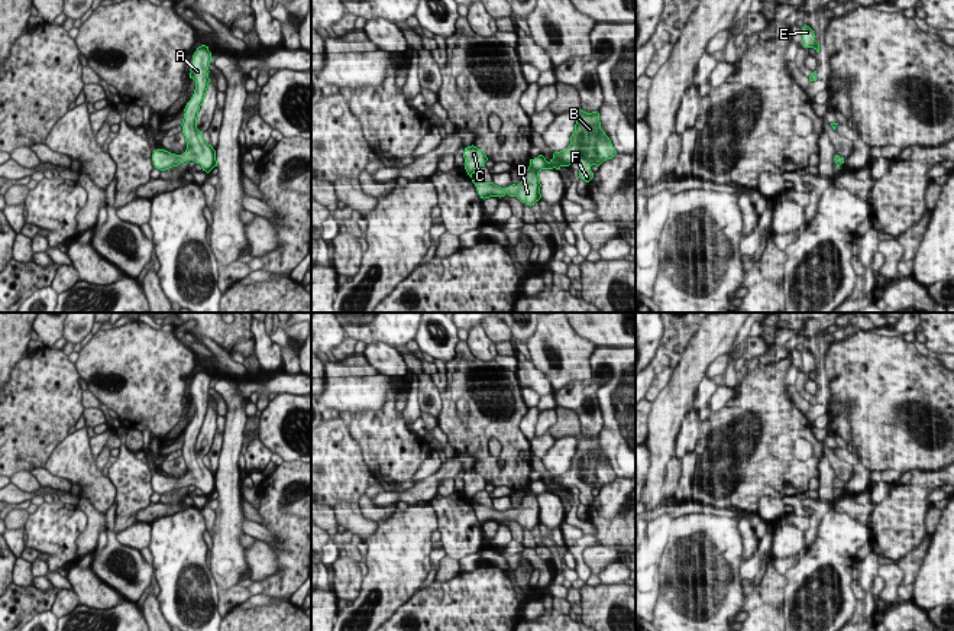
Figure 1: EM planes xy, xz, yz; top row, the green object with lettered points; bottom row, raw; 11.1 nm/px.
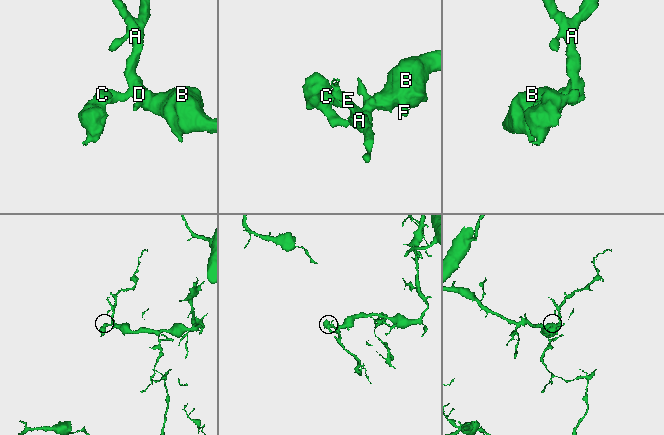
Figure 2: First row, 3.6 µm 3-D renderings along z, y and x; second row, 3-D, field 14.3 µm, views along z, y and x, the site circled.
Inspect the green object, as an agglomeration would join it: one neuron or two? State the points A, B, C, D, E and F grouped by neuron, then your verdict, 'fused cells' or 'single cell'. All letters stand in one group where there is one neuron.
A B C D E F; single cell

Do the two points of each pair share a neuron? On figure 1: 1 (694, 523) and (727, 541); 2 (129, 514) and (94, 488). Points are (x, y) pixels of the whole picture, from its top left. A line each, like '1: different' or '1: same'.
1: same
2: different

